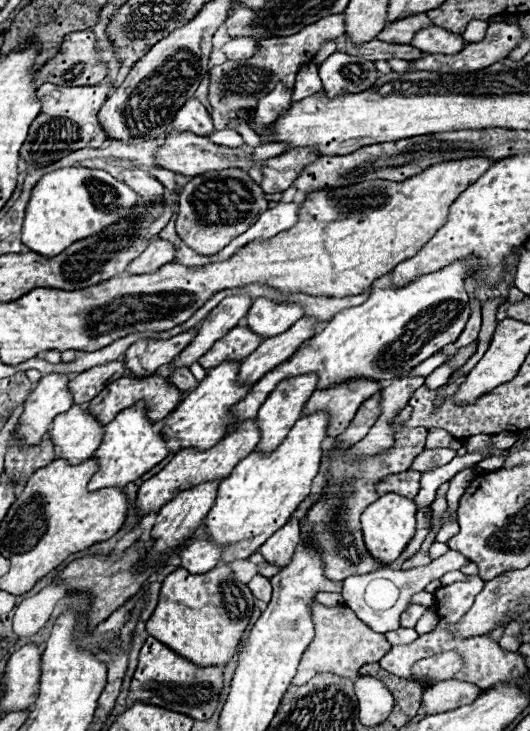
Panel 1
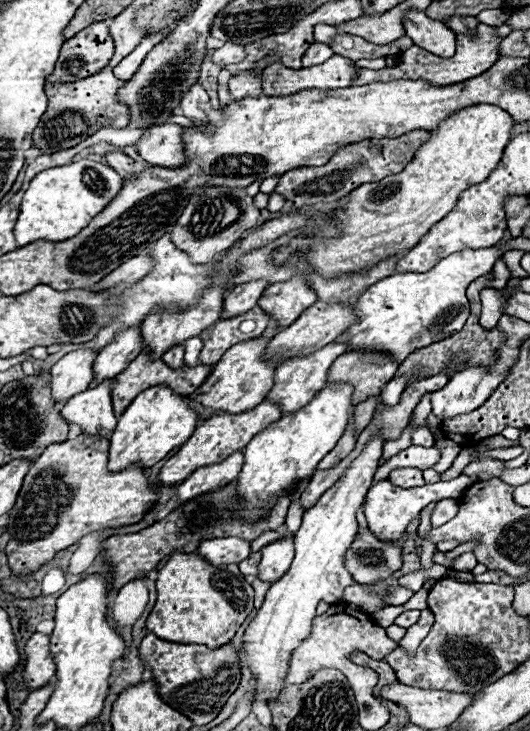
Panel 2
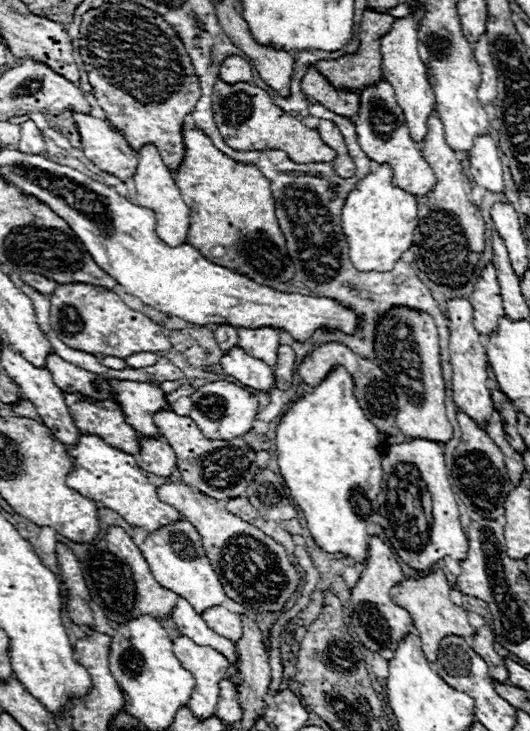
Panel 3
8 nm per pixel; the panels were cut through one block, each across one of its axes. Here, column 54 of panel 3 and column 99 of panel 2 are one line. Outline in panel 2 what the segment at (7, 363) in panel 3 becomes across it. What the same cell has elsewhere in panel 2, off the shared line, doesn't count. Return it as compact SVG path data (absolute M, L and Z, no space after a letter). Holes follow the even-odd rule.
M104 380L96 388L72 396L60 416L72 426L80 426L84 436L108 436L116 428L116 416L110 402L112 380Z

